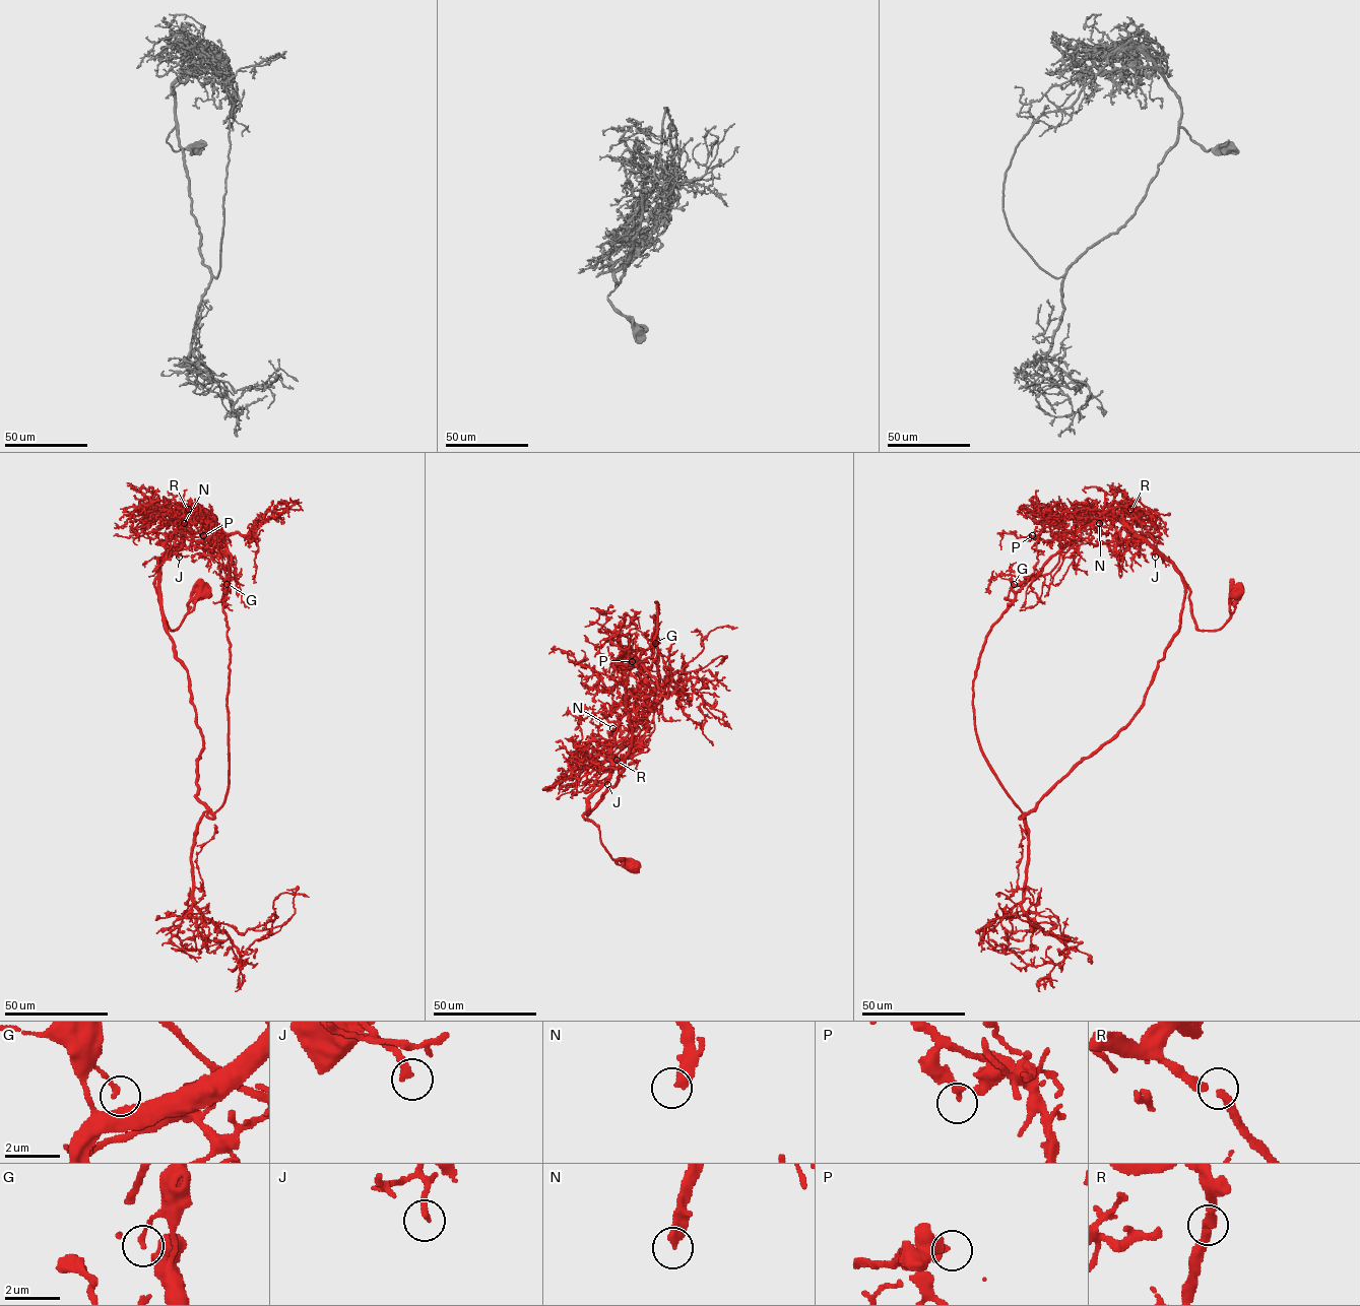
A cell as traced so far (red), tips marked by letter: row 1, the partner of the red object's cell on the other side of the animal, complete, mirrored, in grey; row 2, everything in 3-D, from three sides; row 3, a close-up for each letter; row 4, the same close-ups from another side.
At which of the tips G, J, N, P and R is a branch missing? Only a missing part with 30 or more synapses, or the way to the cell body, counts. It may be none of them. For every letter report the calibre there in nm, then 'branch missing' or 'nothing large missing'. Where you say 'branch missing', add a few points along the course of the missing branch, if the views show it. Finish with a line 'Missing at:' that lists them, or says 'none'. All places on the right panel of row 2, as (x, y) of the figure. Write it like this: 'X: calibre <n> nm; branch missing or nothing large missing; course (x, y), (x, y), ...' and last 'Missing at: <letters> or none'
G: calibre 150 nm; nothing large missing
J: calibre 260 nm; branch missing; course (1155, 557), (1165, 574)
N: calibre 400 nm; branch missing; course (1099, 523), (1099, 532), (1107, 547)
P: calibre 240 nm; nothing large missing
R: calibre 280 nm; nothing large missing
Missing at: J, N

